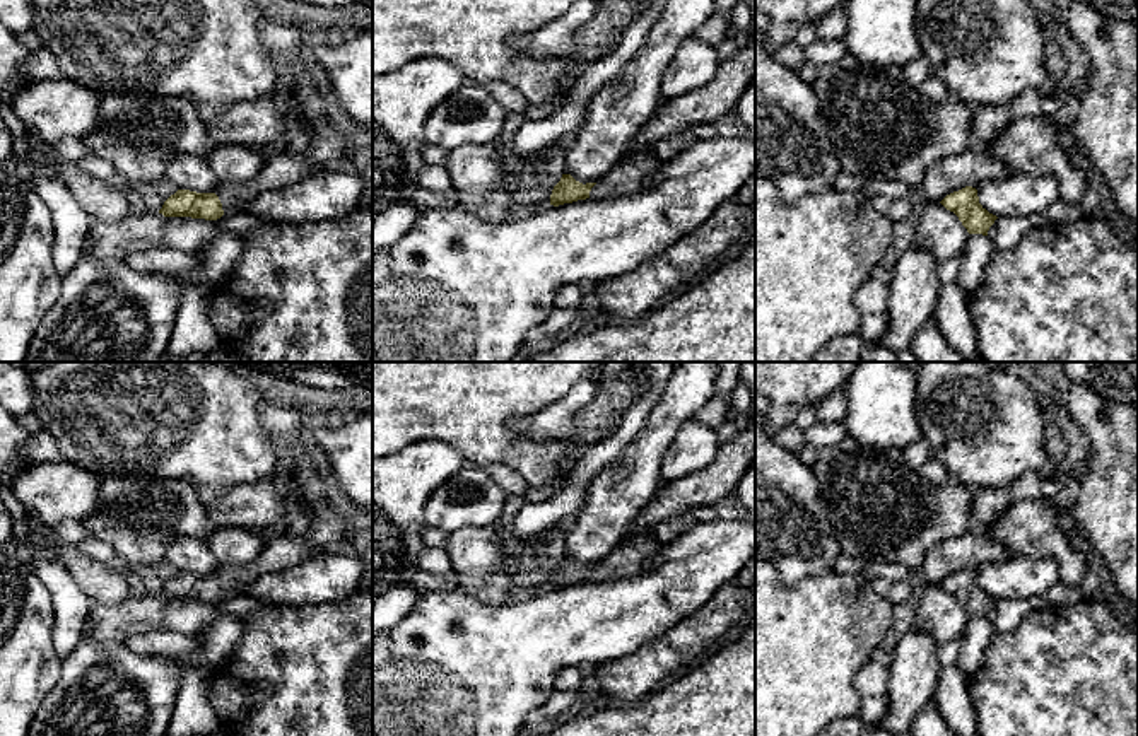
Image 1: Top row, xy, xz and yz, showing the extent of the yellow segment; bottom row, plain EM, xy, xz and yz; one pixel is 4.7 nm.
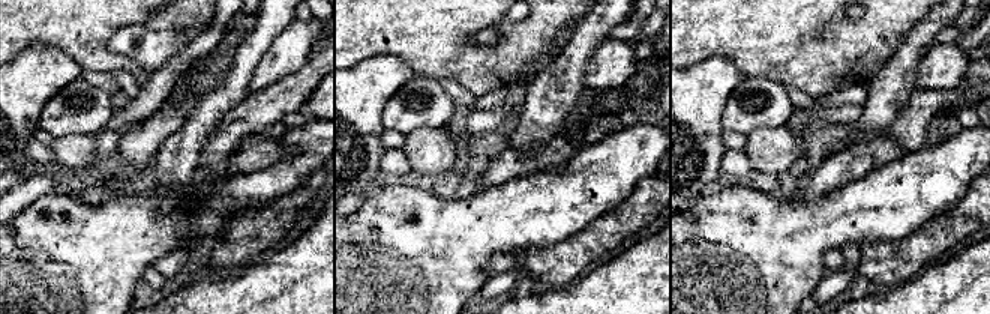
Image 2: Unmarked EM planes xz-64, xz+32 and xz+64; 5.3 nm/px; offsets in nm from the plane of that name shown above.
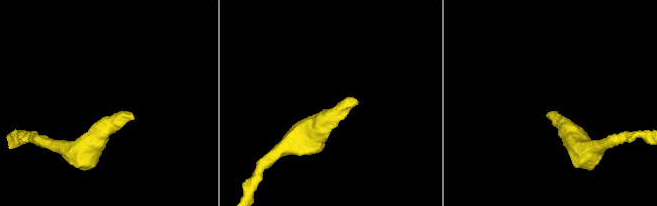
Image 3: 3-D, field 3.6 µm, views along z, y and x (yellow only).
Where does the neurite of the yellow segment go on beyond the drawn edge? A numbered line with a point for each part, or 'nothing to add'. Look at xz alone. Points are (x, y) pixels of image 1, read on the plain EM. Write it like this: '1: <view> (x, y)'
1: xz (631, 555)

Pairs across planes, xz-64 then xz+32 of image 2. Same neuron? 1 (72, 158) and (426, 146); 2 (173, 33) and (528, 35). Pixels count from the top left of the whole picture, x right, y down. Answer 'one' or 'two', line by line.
1: one
2: two

